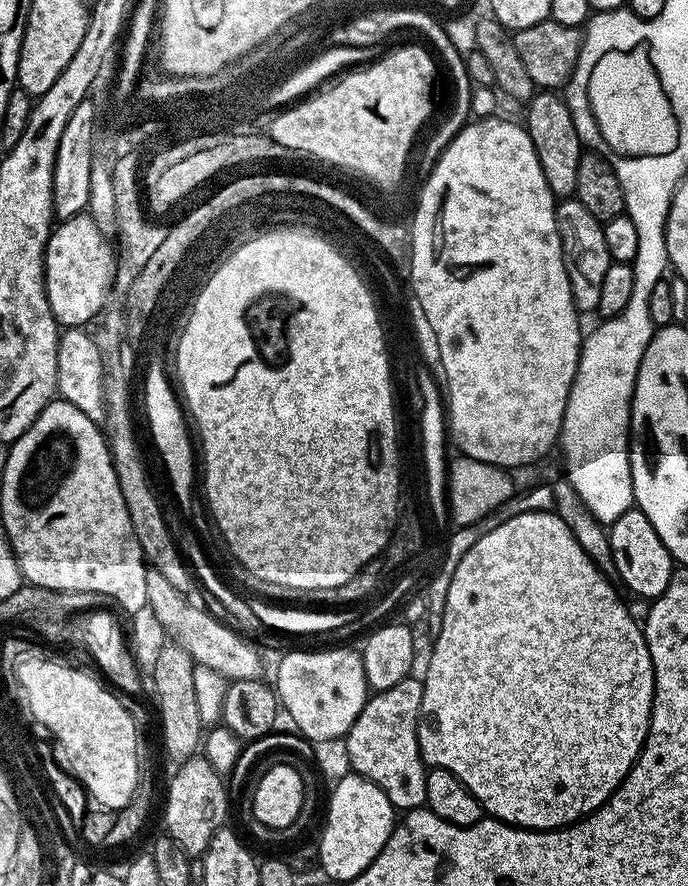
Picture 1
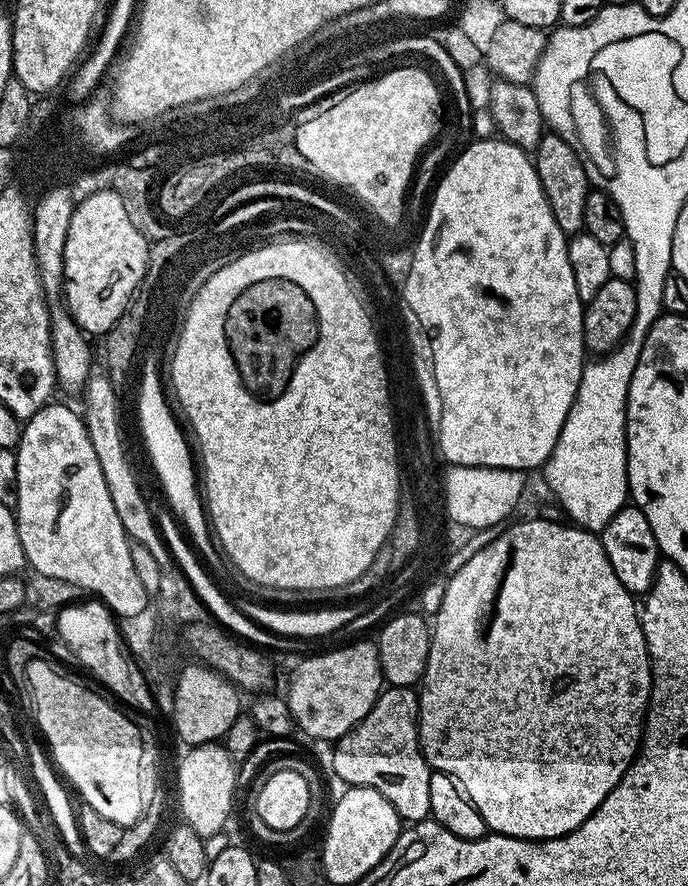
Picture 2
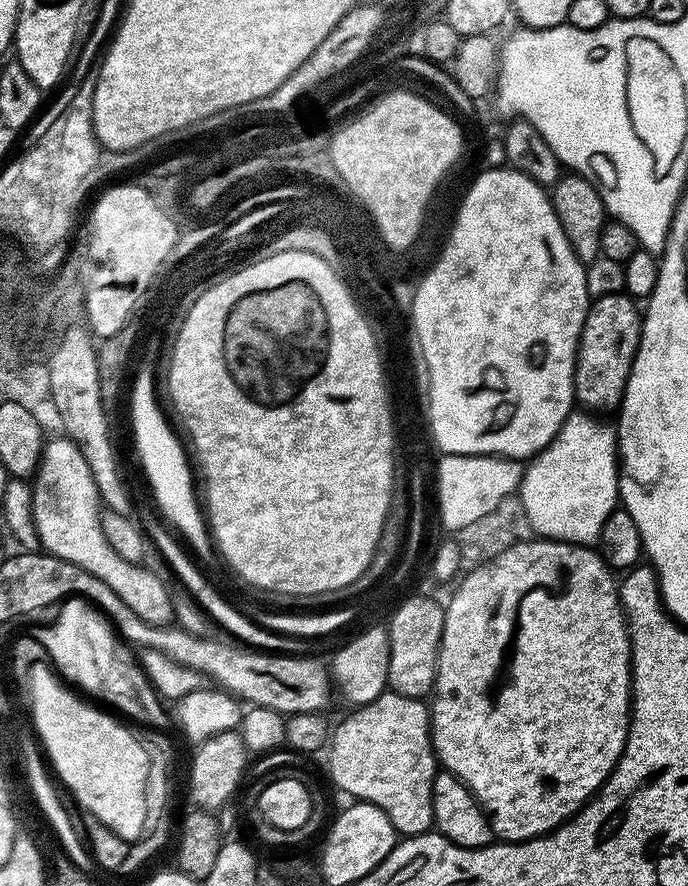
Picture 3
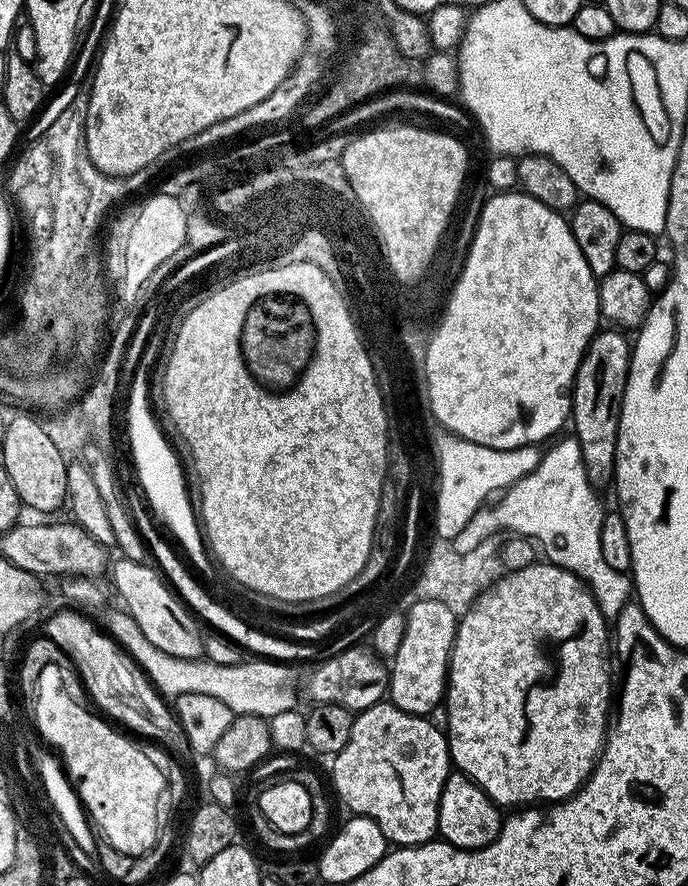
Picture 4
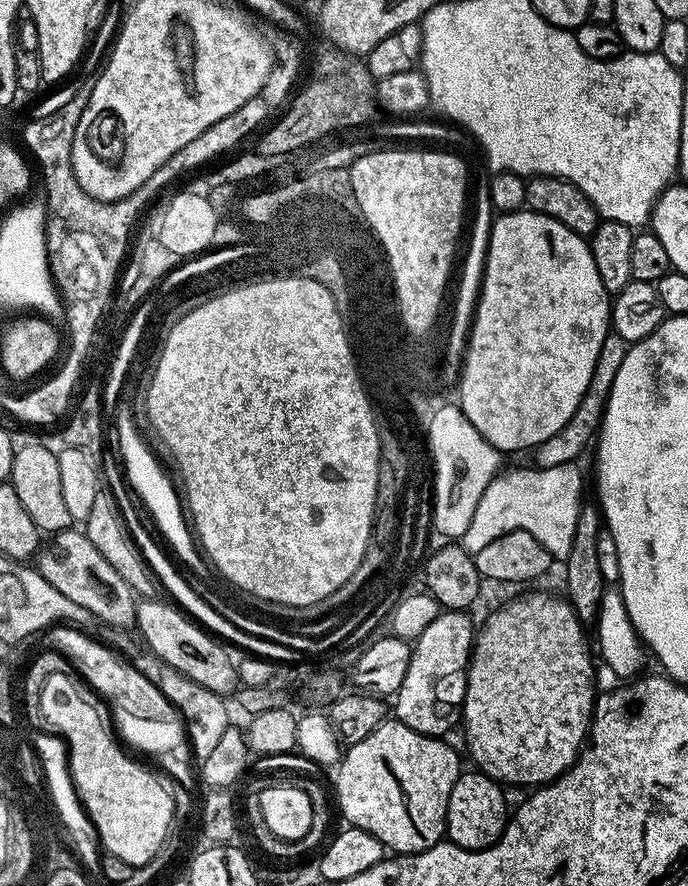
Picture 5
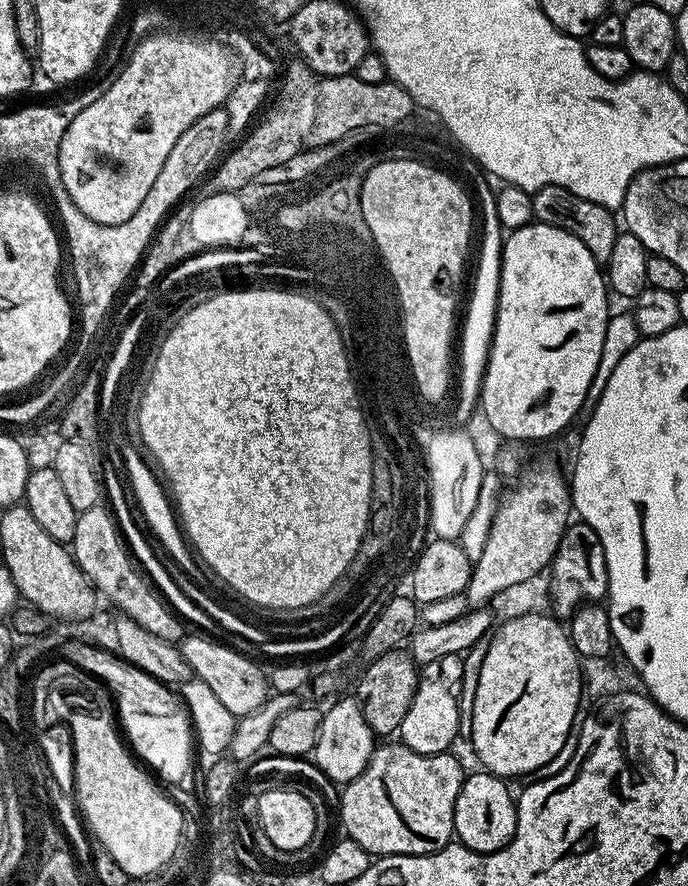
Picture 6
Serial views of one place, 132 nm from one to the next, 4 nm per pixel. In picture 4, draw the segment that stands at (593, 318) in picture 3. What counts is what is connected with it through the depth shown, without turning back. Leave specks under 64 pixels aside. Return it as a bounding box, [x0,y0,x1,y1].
[570,326,632,492]

